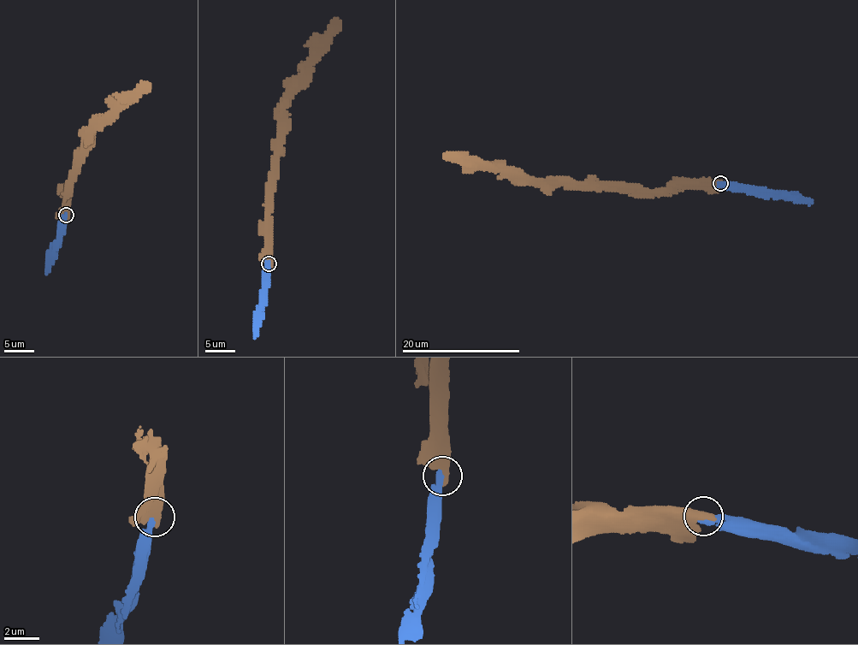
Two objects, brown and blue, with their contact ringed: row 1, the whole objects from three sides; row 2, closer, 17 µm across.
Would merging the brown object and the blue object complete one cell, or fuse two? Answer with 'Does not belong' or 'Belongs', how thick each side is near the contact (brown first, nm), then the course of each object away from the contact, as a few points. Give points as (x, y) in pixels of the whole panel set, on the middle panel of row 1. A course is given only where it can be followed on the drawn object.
Belongs. Thickness 600 nm (brown) against 440 nm. Course of brown: (269, 264), (269, 209), (281, 103), (303, 80), (309, 60), (325, 44), (330, 26), (338, 18). Course of blue: (269, 263), (265, 304), (261, 310), (259, 327), (253, 336)

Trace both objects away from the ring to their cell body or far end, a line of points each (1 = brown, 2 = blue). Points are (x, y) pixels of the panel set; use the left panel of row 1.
1: (66, 215), (85, 130), (109, 117), (116, 104), (133, 95), (140, 84), (148, 84)
2: (66, 215), (59, 245), (45, 272)

